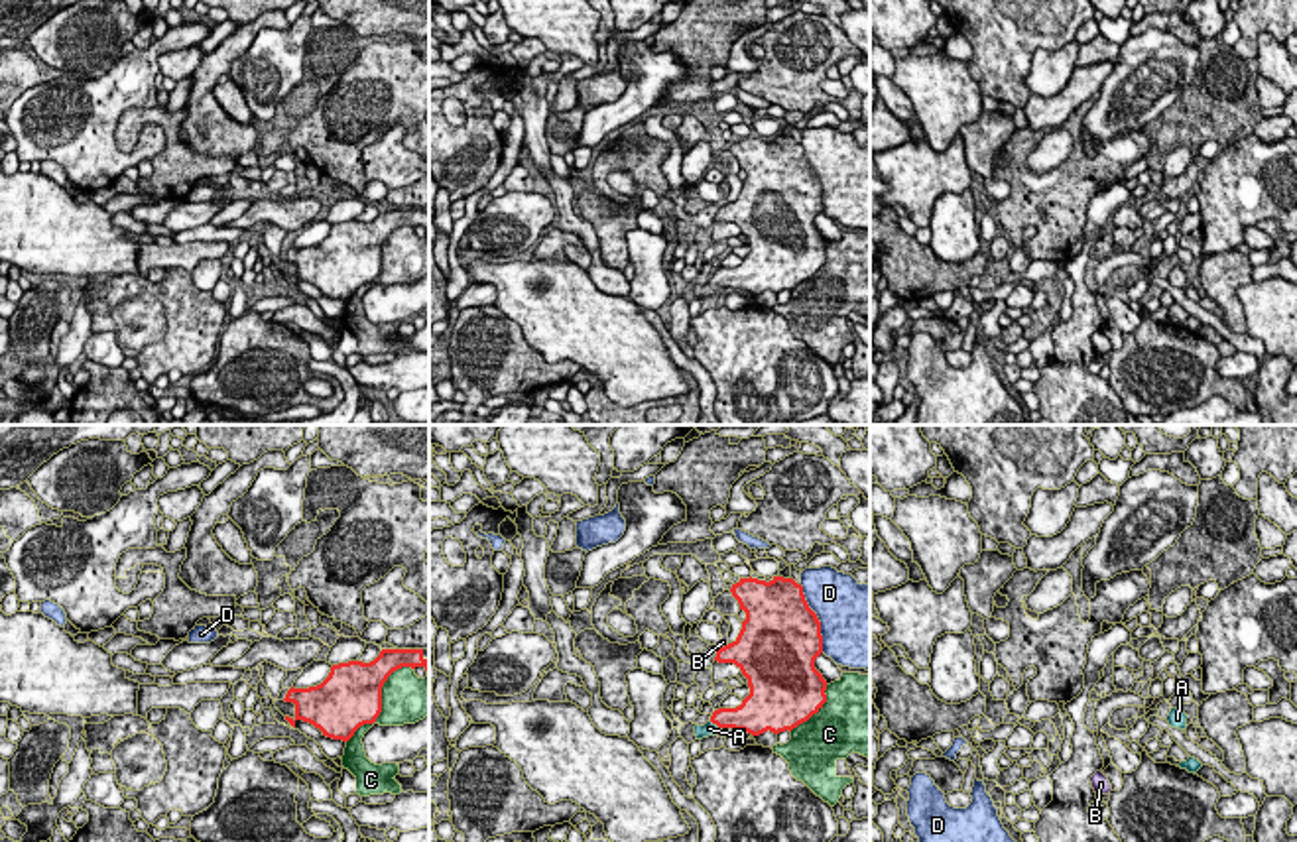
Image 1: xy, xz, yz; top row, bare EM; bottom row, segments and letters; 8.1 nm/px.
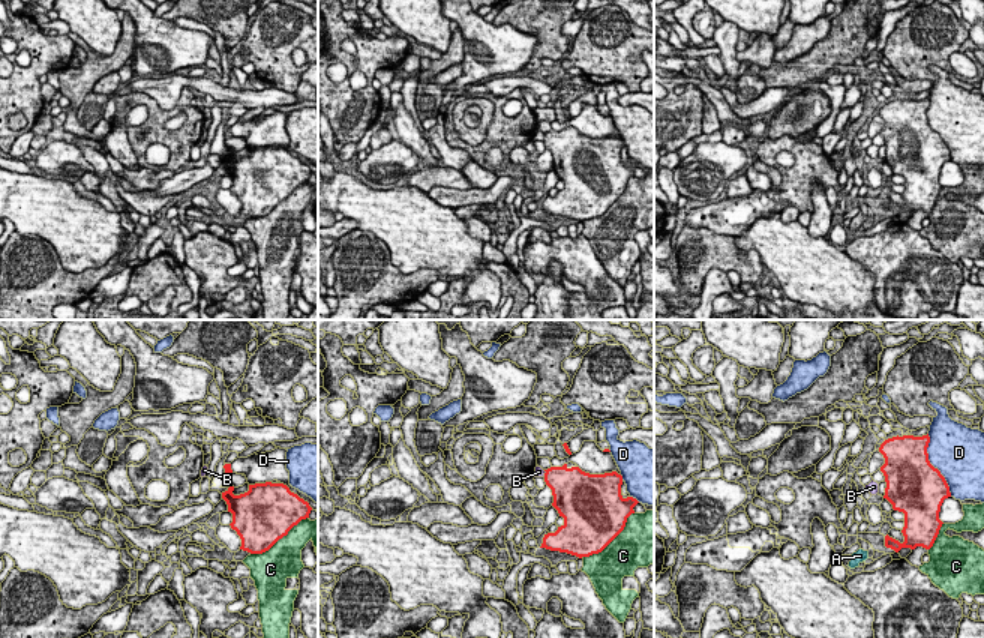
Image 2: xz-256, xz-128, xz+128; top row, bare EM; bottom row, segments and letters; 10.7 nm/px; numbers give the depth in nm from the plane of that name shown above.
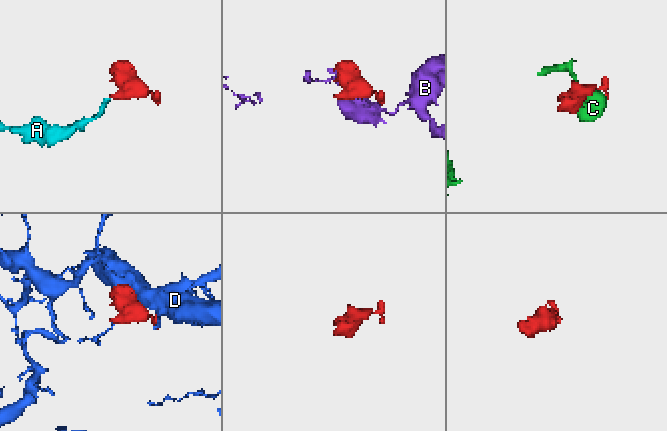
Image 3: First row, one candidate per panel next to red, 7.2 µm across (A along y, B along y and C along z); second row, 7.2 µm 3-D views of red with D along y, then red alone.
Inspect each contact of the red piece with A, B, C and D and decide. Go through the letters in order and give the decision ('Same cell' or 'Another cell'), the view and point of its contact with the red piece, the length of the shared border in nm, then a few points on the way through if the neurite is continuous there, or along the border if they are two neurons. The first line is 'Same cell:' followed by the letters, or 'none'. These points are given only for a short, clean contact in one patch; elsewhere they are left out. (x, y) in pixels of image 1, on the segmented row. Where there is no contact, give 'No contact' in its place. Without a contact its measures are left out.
Same cell: A
A: Same cell. Touches red at xz (715, 722). Shared border 100 nm. Path across: xz (744, 717), (715, 722), (709, 728)
B: Another cell. Touches red at xz (725, 646). Shared border 110 nm. Boundary: xz (729, 644), (719, 650)
C: Another cell. Touches red at xy (380, 703). Shared border 800 nm
D: Another cell. Touches red at xz (817, 618). Shared border 600 nm

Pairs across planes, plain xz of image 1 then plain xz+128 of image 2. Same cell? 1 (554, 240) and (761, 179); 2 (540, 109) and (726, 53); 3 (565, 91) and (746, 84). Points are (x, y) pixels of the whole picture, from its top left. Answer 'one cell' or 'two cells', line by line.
1: two cells
2: one cell
3: two cells

